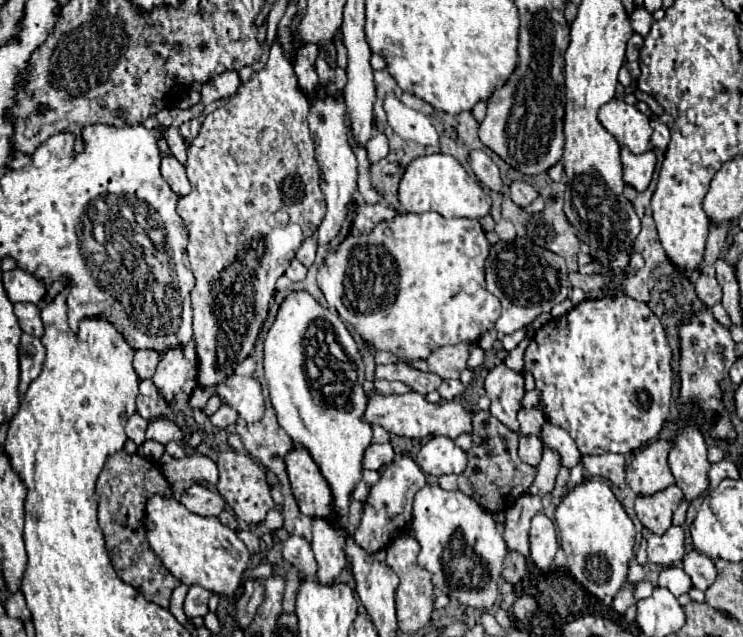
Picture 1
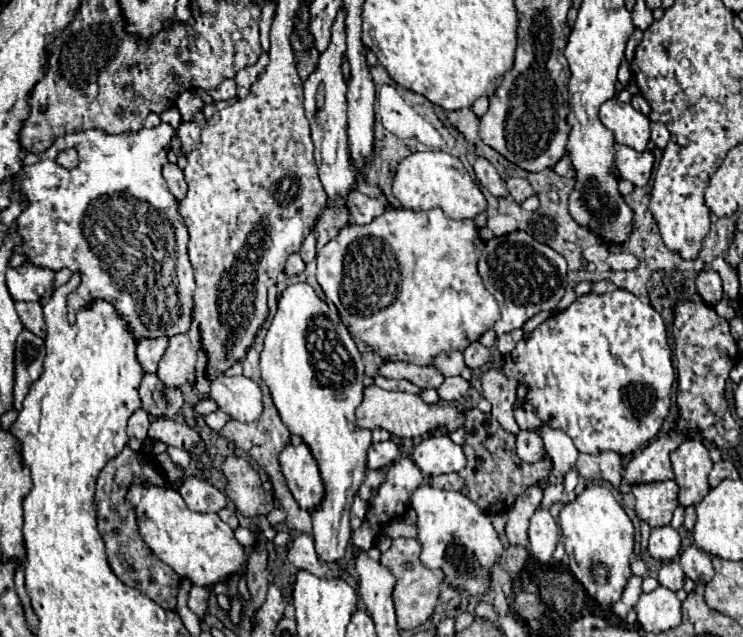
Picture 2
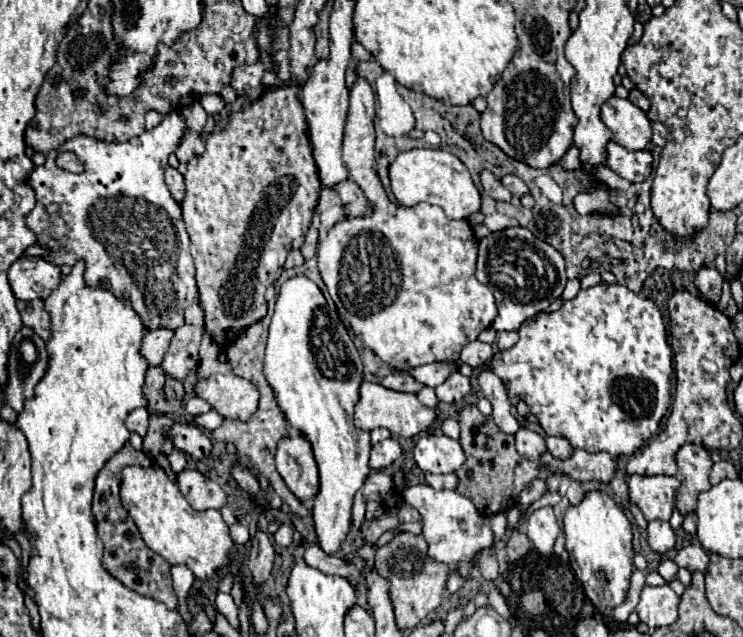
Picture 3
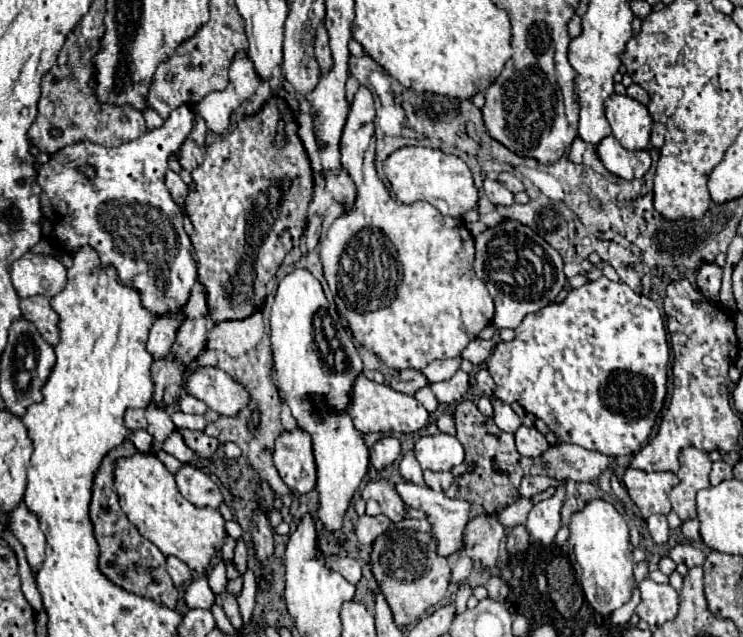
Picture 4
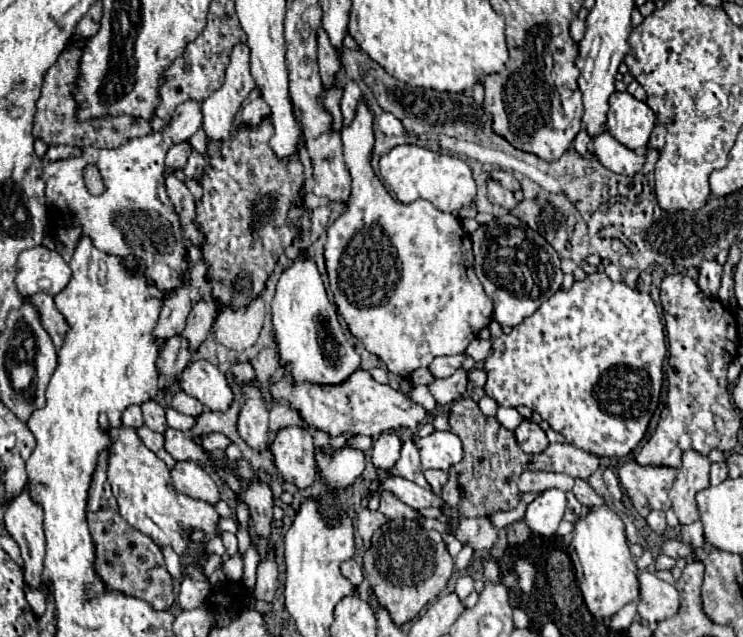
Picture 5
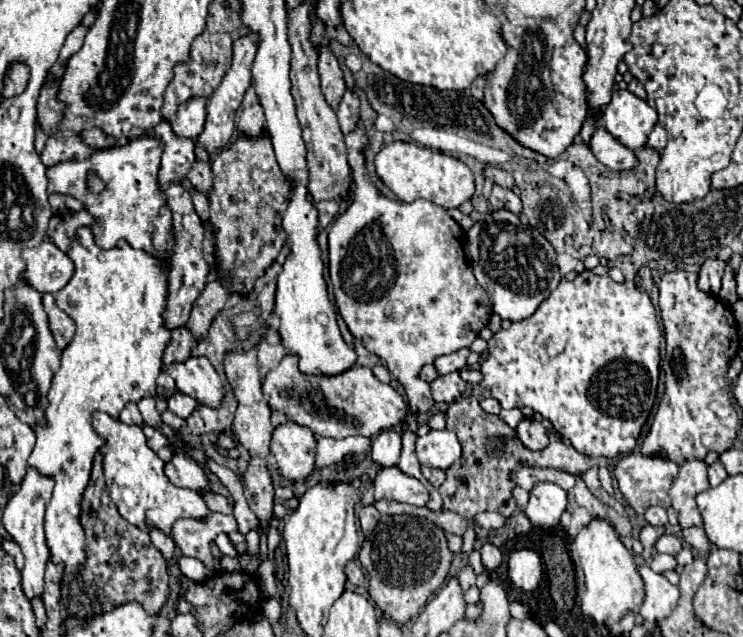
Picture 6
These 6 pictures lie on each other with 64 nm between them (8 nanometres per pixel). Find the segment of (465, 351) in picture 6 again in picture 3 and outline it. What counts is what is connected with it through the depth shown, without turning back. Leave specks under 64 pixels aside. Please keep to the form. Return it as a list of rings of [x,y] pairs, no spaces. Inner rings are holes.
[[[432,362],[432,364],[418,366],[418,368],[410,368],[406,372],[412,374],[424,386],[432,386],[434,388],[434,386],[442,384],[454,370],[456,370],[454,362]]]

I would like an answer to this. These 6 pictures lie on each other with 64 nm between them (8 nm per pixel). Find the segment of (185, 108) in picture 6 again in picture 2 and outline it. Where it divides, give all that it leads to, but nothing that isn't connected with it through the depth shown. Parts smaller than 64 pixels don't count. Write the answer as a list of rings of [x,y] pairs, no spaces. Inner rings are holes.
[[[158,124],[156,128],[142,128],[134,134],[106,134],[102,130],[86,130],[86,132],[76,132],[76,134],[66,134],[62,138],[58,138],[46,152],[40,154],[40,162],[36,166],[26,166],[24,172],[20,174],[20,190],[24,192],[26,200],[28,200],[28,208],[18,216],[18,228],[20,234],[24,238],[24,244],[16,248],[16,252],[22,252],[28,256],[28,262],[34,266],[46,266],[54,272],[58,272],[60,268],[70,268],[72,272],[80,272],[82,274],[82,284],[80,288],[70,294],[70,320],[74,322],[74,314],[76,310],[80,310],[82,306],[86,306],[88,302],[92,302],[94,298],[104,298],[108,302],[112,302],[118,310],[120,316],[126,318],[126,322],[130,324],[130,332],[134,334],[134,338],[140,342],[144,338],[154,338],[154,336],[176,336],[182,332],[190,330],[190,312],[192,312],[192,294],[194,294],[194,274],[192,274],[192,264],[188,260],[188,232],[186,226],[182,222],[182,216],[178,214],[178,200],[174,198],[174,194],[168,190],[164,178],[162,178],[162,166],[168,162],[166,154],[170,152],[170,142],[176,136],[176,128],[172,128],[170,124]],[[68,148],[76,148],[78,158],[80,158],[80,166],[76,170],[66,170],[62,166],[56,164],[56,156]]]

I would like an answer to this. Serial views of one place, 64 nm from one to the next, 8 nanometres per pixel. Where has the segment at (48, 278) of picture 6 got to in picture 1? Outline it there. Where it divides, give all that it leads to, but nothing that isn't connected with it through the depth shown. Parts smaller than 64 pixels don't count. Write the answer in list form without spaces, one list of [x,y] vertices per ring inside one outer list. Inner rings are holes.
[[[14,268],[10,272],[4,272],[4,288],[8,292],[10,302],[32,302],[38,304],[42,296],[46,296],[46,286],[42,278],[22,270]]]

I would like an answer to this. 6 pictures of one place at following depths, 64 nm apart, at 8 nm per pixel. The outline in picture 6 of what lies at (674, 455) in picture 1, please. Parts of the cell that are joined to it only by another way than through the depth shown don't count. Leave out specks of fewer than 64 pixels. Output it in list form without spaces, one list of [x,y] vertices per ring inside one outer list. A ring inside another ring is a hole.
[[[690,460],[680,466],[680,474],[672,484],[670,498],[672,506],[678,512],[678,522],[682,528],[702,526],[698,506],[694,502],[696,494],[708,488],[708,466],[702,460]]]

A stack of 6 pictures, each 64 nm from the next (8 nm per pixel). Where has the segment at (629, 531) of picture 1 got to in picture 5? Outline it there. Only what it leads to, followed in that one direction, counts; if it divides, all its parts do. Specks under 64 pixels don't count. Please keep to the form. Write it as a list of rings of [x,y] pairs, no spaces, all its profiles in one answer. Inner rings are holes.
[[[592,508],[586,518],[578,520],[578,524],[574,526],[572,546],[582,564],[580,592],[586,608],[594,614],[594,618],[612,618],[626,604],[640,600],[636,560],[626,544],[624,524],[610,508]]]

